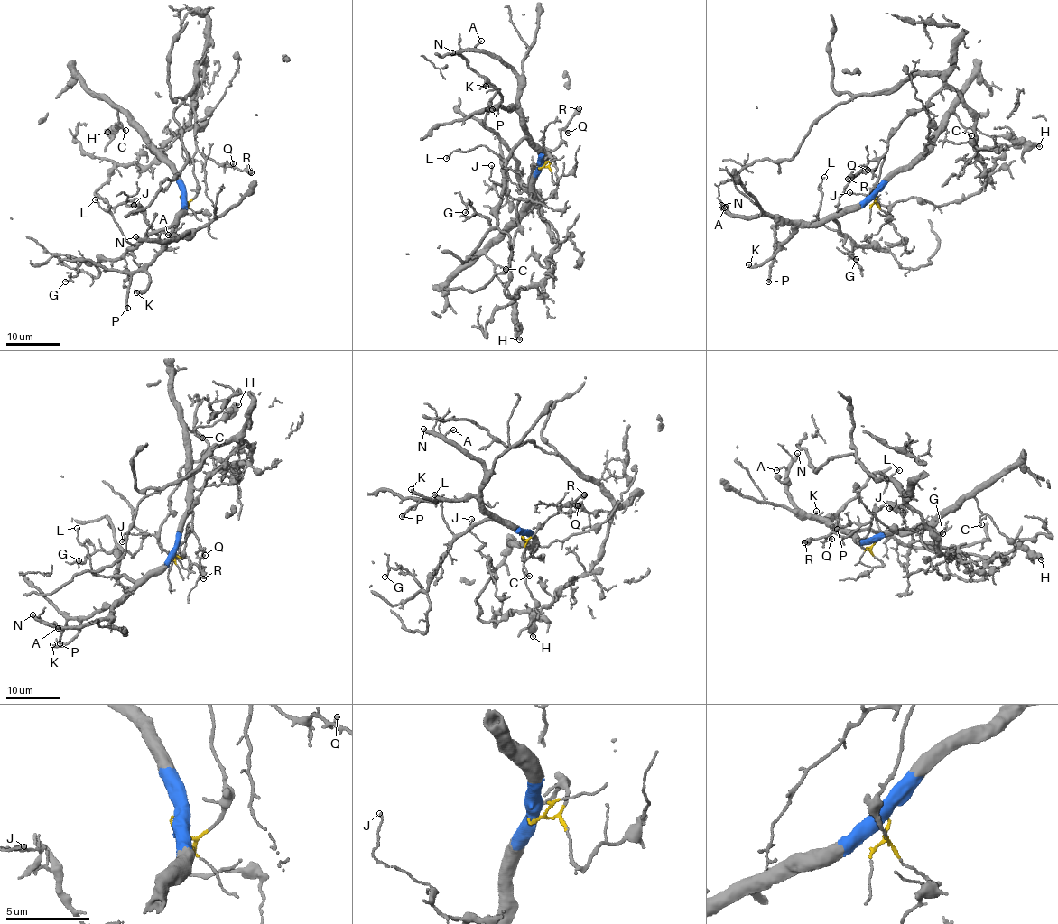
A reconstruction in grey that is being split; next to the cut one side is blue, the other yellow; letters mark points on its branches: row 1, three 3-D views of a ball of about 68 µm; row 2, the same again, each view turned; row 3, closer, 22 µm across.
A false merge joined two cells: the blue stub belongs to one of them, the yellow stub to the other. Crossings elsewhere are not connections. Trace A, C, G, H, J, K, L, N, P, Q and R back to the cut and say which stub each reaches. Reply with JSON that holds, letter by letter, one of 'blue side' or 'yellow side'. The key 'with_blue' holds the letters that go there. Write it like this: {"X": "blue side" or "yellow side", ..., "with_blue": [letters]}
{"A": "blue side", "C": "blue side", "G": "blue side", "H": "blue side", "J": "yellow side", "K": "blue side", "L": "blue side", "N": "blue side", "P": "blue side", "Q": "yellow side", "R": "yellow side", "with_blue": ["A", "C", "G", "H", "K", "L", "N", "P"]}

